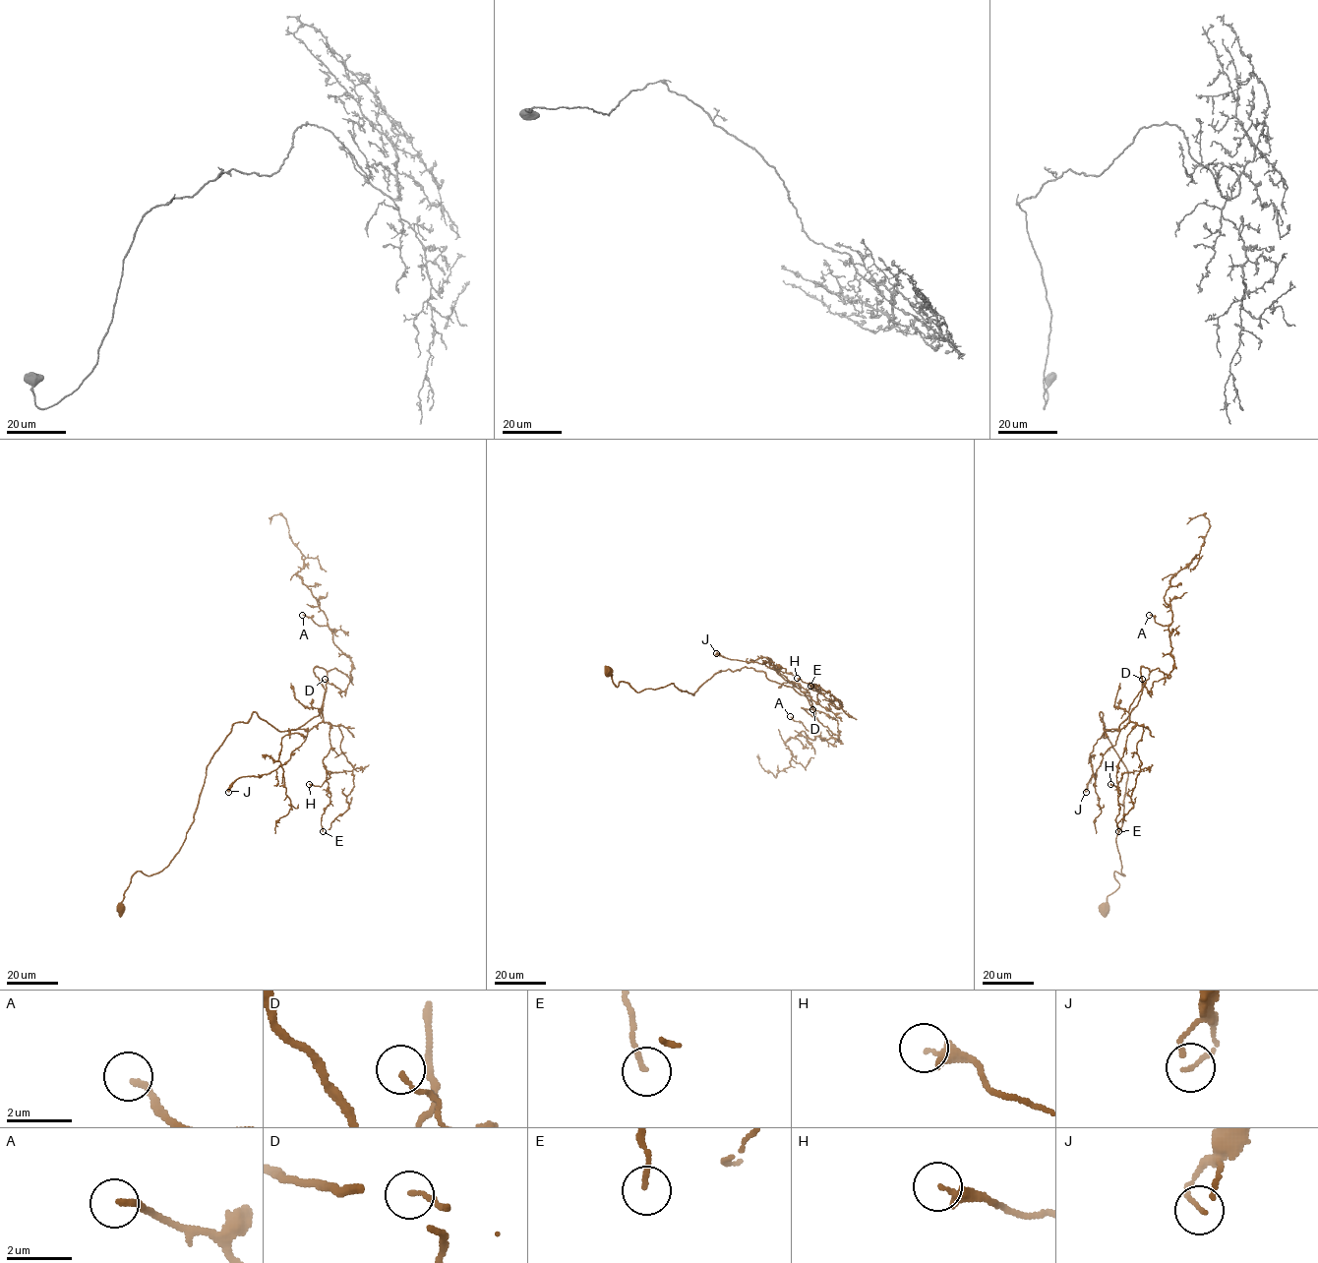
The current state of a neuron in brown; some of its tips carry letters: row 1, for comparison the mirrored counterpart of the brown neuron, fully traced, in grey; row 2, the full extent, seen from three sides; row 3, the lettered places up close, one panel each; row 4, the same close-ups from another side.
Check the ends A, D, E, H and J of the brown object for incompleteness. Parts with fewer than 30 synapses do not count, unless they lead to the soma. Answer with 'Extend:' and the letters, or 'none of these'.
Extend: none of these

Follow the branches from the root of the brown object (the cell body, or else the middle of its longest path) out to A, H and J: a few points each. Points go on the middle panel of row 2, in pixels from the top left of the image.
A: (608, 671), (617, 687), (673, 683), (693, 695), (719, 671), (752, 668), (805, 695), (840, 742), (790, 716)
H: (608, 671), (617, 687), (673, 683), (693, 695), (747, 666), (813, 709), (810, 695), (841, 707), (797, 678)
J: (608, 671), (617, 687), (673, 683), (693, 695), (747, 666), (813, 709), (777, 669), (716, 653)

